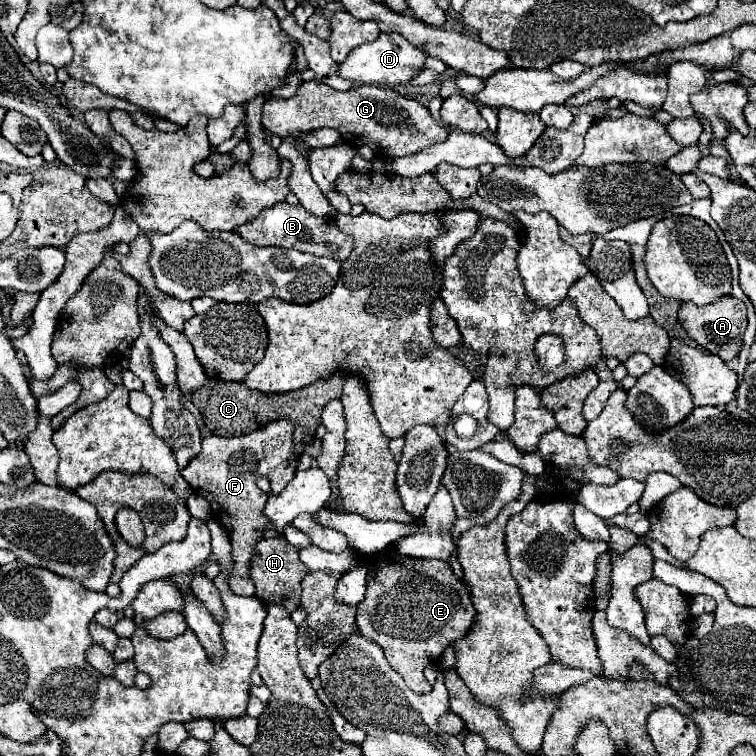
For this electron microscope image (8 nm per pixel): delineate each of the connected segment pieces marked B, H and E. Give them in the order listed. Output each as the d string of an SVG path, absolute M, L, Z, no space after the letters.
M280 202L272 208L264 208L260 216L256 216L252 222L242 224L236 228L236 232L254 246L282 246L282 248L294 248L300 252L308 252L314 256L326 256L336 260L346 260L352 252L352 236L340 232L336 226L336 220L332 216L314 216L304 206L290 206L286 202Z
M282 536L258 540L254 556L250 558L248 576L254 582L254 596L264 604L282 604L288 612L294 612L300 604L300 582L308 574L308 568L298 558L298 548L288 544Z
M384 550L366 560L368 576L366 576L366 598L358 604L356 626L360 634L384 648L388 664L404 678L406 686L418 694L428 694L432 684L424 678L424 668L440 662L440 654L458 638L462 638L476 616L470 594L462 580L452 574L452 568L444 560L416 560L402 556L394 550Z

